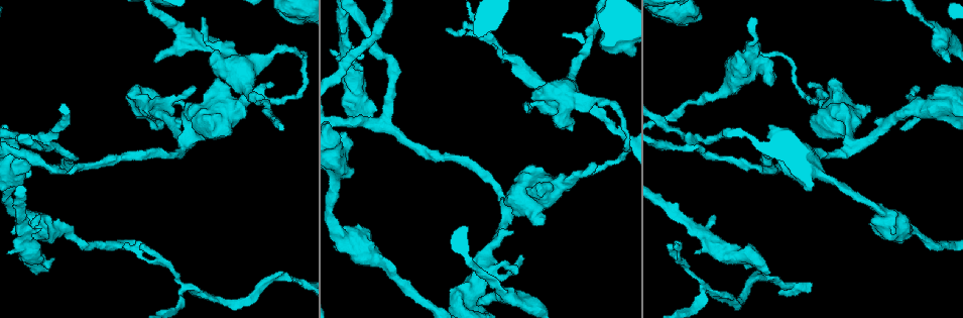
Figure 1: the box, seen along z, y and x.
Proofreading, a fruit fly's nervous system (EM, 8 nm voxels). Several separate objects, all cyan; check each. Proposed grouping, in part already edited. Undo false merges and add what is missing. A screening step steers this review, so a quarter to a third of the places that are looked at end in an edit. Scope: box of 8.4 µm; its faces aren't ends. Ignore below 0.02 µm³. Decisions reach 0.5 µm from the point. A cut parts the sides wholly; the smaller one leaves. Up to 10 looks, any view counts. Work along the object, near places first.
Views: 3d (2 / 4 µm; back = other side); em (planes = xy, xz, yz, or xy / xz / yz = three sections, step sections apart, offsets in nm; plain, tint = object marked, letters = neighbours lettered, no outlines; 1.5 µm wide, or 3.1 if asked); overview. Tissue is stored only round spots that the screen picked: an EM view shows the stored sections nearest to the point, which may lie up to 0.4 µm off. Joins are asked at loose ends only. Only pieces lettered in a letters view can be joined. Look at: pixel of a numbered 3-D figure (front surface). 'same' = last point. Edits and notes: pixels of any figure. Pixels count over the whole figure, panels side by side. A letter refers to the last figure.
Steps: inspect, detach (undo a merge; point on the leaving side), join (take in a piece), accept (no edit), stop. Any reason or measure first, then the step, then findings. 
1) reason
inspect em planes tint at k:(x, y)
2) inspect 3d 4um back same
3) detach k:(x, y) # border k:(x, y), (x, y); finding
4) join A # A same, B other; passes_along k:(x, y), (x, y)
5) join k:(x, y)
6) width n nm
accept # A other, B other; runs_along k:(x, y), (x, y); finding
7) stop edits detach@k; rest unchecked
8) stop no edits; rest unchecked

sudden change in width
inspect em planes letters at 1:(600, 102)

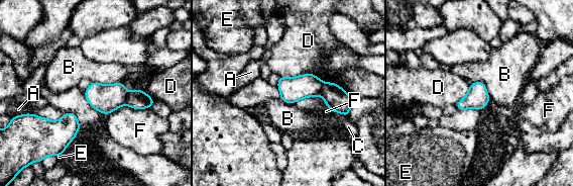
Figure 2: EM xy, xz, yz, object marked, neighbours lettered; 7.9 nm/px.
detach 2:(293, 89) # A other, B other, C other, D other, E other, F other; border 2:(324, 82), (319, 94); two neurons meet here

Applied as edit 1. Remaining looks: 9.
redraw
inspect overview

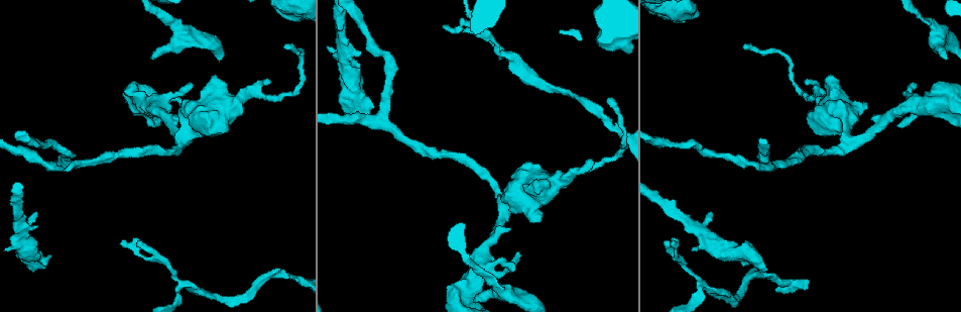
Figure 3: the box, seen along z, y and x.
free end
inspect em xz step 8 letters at 3:(514, 266)

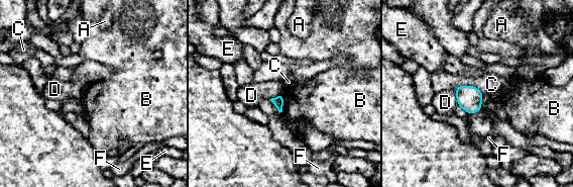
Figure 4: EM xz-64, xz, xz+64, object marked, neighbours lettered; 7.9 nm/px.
inspect em planes letters same

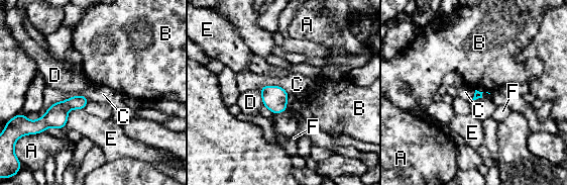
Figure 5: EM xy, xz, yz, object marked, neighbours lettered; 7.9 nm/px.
accept # A other, B other, C other, D other, E other, F other; border 5:(89, 99), (71, 96), (46, 108); no lettered piece goes on from it

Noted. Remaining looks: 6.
inspect 3d 2um at 3:(34, 213)

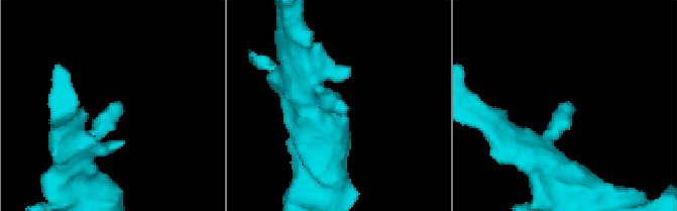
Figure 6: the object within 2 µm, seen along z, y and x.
inspect em xz step 8 tint at 6:(121, 103)

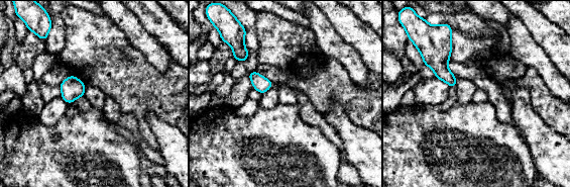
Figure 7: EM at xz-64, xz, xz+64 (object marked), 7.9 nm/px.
inspect em xz step 8 letters same

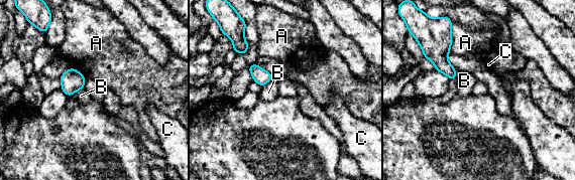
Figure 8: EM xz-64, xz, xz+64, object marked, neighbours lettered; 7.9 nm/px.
longest_contact B 140 nm
accept # A other, B other, C other; border 8:(452, 39), (449, 52); no lettered piece goes on from it

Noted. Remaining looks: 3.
thin neck
inspect 3d 2um back at 3:(611, 126)

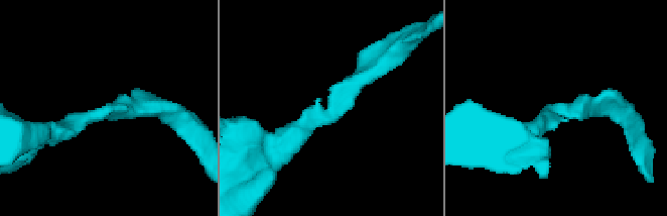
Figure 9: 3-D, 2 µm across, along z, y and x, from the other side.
arm_widths 190, 190 nm; need the tissue
inspect em yz step 4 tint at 9:(107, 109)

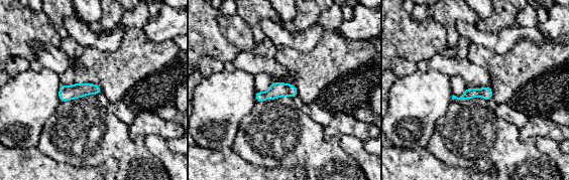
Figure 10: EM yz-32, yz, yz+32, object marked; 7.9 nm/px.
cut it another way
inspect em planes letters same

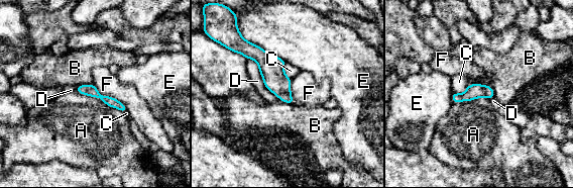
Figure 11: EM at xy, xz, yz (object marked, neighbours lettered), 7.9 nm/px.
longest_contact D 420 nm
accept # A other, B other, C other, D other, E other, F other; border 11:(92, 84), (127, 112); all the same neuron

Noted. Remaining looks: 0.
stop edits detach@2; rest unchecked

